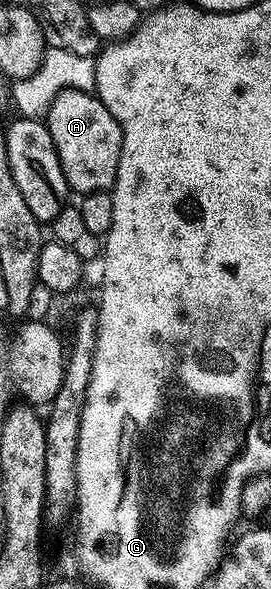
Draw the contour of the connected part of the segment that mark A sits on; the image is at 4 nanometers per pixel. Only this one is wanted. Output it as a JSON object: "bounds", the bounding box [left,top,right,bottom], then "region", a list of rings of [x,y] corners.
{"bounds":[44,89,122,195],"region":[[[65,89],[52,99],[44,120],[52,135],[67,186],[73,192],[75,189],[78,195],[113,190],[116,167],[122,154],[122,132],[120,123],[112,111],[104,107],[102,100],[84,89]]]}

